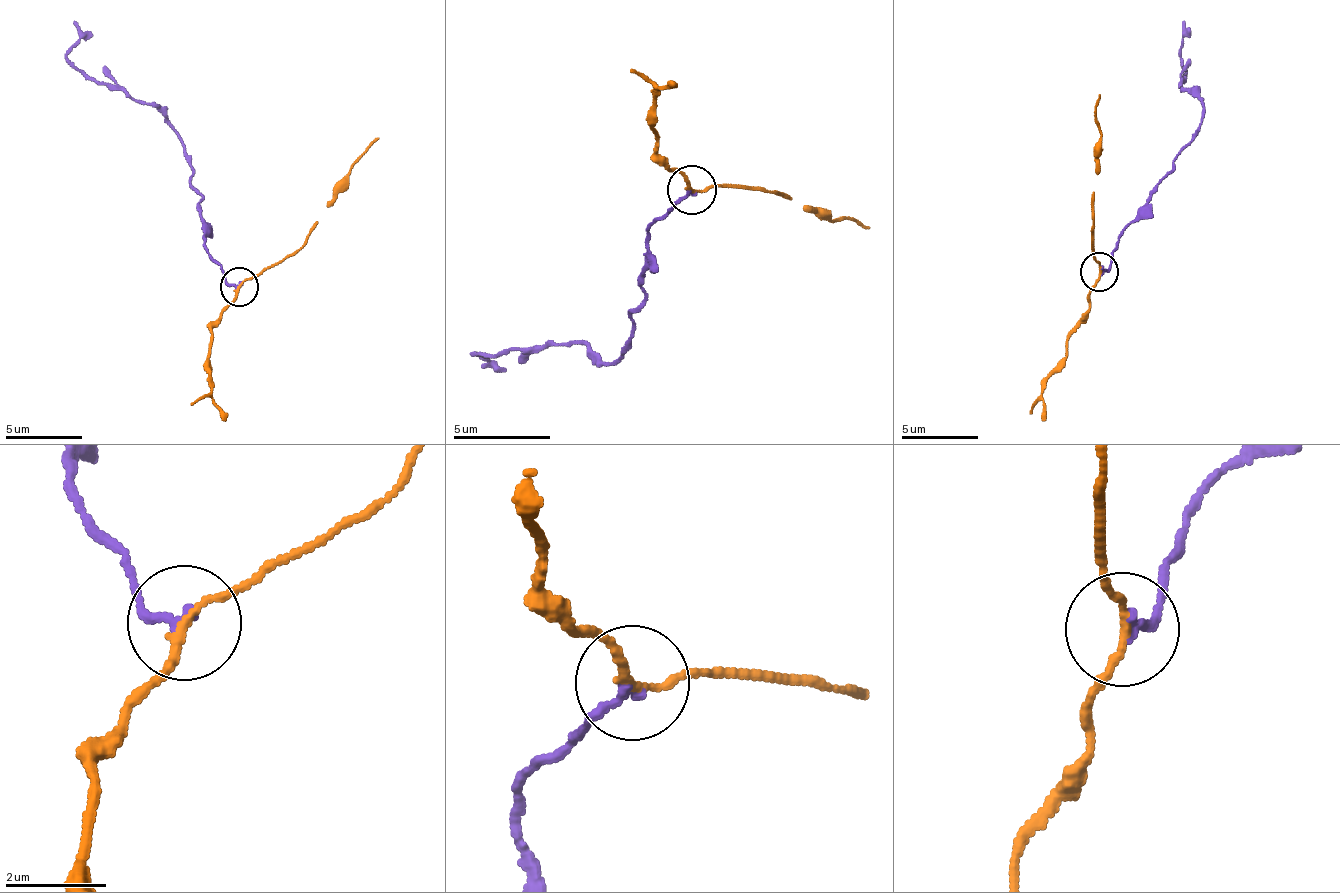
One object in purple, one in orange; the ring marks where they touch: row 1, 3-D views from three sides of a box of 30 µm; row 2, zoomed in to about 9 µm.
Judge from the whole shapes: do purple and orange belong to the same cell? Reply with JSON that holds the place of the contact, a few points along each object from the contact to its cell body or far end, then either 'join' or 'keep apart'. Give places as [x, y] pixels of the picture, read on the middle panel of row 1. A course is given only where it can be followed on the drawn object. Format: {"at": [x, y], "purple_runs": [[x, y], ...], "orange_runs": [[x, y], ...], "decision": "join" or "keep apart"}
{"at": [691, 189], "purple_runs": [[690, 193], [651, 222], [641, 273], [646, 296], [617, 362], [583, 345], [559, 345], [476, 356], [480, 366]], "orange_runs": [[690, 188], [749, 189], [778, 195], [812, 206], [812, 210], [827, 222], [846, 216], [871, 226]], "decision": "keep apart"}

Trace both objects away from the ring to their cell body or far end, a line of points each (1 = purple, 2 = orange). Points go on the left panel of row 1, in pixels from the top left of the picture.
1: (238, 286), (207, 251), (203, 197), (180, 133), (153, 103), (134, 103), (96, 84), (69, 57), (73, 20)
2: (238, 285), (284, 262), (307, 239), (334, 198), (334, 183), (380, 138)

